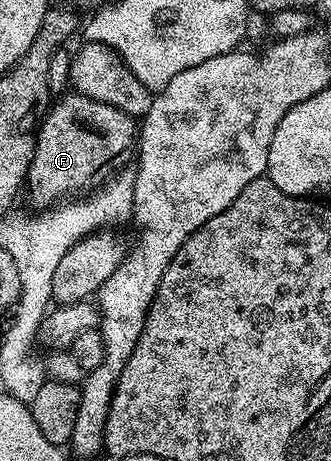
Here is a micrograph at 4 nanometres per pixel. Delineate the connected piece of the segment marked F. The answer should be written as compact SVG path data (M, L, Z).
M65 92L43 114L37 128L37 143L29 165L27 192L33 208L49 208L62 200L77 200L102 185L114 173L113 165L136 147L139 137L138 119L127 112L76 92Z

